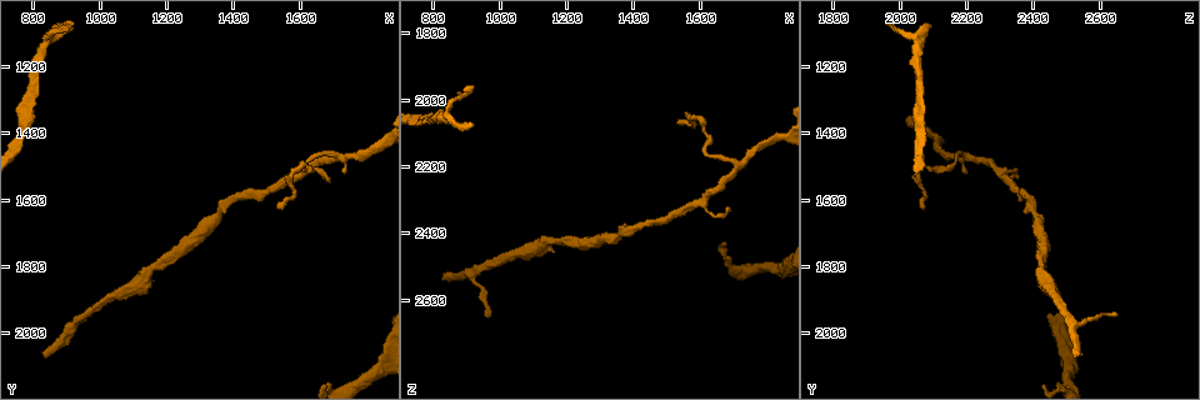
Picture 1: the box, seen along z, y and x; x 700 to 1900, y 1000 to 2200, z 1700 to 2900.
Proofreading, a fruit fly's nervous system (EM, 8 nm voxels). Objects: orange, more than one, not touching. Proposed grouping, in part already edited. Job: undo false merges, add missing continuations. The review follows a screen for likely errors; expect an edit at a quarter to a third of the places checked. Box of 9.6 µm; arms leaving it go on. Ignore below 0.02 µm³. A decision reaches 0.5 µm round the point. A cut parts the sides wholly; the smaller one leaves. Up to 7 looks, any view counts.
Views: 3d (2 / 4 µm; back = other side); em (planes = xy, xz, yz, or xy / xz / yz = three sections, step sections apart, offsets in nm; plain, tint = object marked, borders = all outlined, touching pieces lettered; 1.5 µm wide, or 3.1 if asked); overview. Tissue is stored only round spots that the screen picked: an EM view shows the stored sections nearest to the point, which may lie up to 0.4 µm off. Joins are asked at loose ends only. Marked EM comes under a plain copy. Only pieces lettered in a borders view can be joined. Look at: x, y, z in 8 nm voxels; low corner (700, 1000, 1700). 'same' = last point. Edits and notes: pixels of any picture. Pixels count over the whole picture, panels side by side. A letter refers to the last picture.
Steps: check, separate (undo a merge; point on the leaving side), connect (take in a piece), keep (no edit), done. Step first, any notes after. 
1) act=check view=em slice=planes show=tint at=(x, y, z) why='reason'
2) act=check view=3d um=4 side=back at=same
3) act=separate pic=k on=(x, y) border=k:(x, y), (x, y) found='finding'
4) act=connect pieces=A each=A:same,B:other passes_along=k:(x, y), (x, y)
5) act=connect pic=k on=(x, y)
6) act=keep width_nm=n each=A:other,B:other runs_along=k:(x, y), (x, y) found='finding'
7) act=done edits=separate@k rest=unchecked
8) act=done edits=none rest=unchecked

act=check view=3d um=2 at=(920, 1080, 2070)

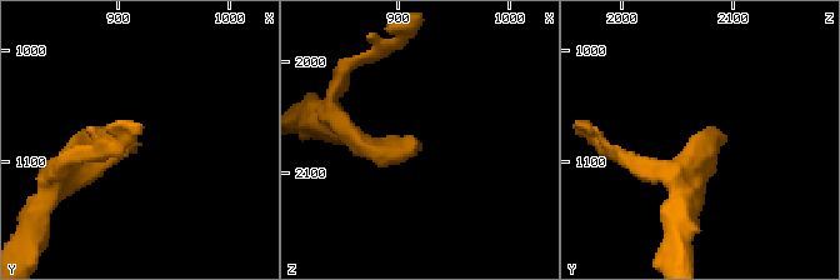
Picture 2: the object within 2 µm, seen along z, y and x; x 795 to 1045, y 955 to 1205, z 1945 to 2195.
act=check view=em slice=xz step=8 show=borders at=(920, 1076, 2074)

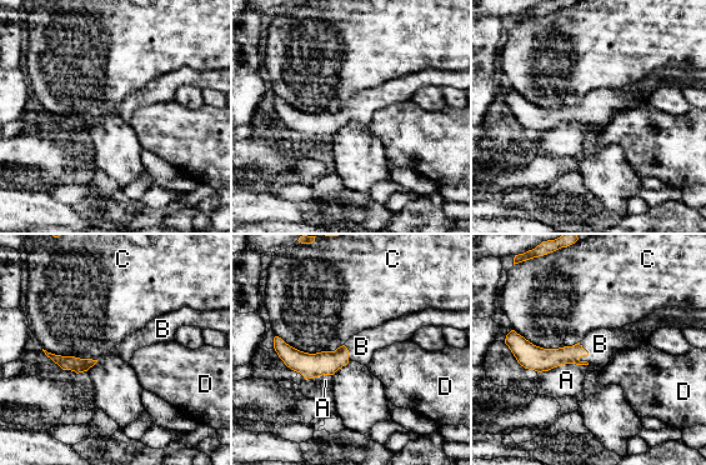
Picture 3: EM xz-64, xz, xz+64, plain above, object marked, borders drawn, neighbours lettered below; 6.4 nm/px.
act=check view=em slice=xy step=4 show=borders at=same why='cut it another way'

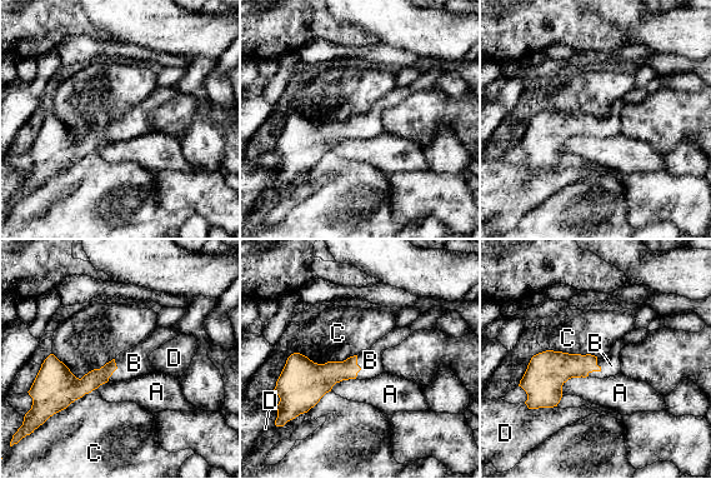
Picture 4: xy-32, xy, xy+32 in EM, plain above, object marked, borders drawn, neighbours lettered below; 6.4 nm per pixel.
act=connect pieces=B each=A:other,B:same,C:other,D:other found='the neuron continues'

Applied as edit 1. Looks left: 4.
act=check view=3d um=2 at=(960, 1940, 2650)

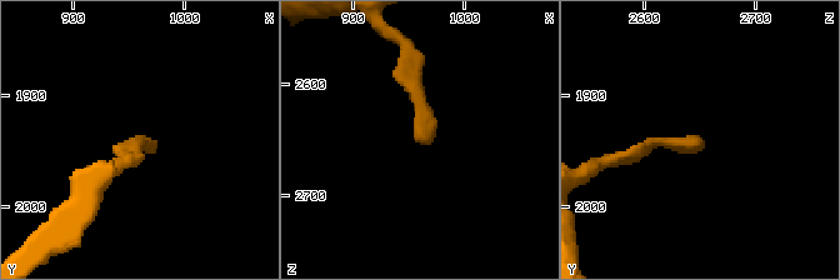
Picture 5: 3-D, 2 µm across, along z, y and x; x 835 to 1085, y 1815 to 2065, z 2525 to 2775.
act=check view=em slice=planes show=borders at=(956, 1946, 2652)

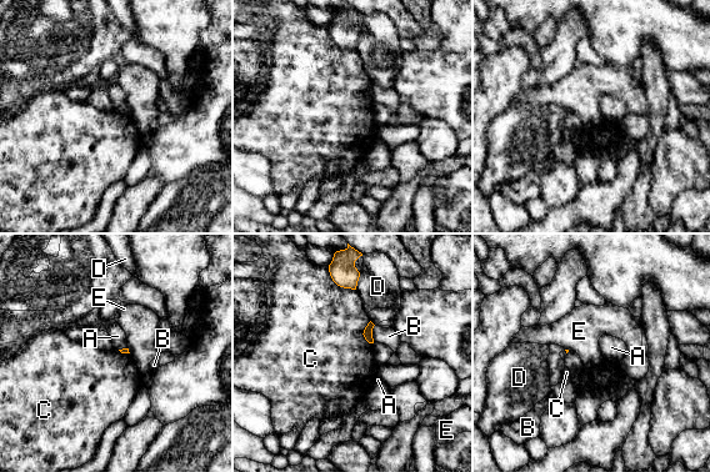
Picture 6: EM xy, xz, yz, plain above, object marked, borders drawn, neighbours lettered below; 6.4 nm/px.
act=keep each=A:other,B:other,C:other,D:other,E:other border=6:(328, 266), (338, 285), (355, 290) found='no lettered piece goes on from it'

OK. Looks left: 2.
act=done edits=connect@4 rest=unchecked

